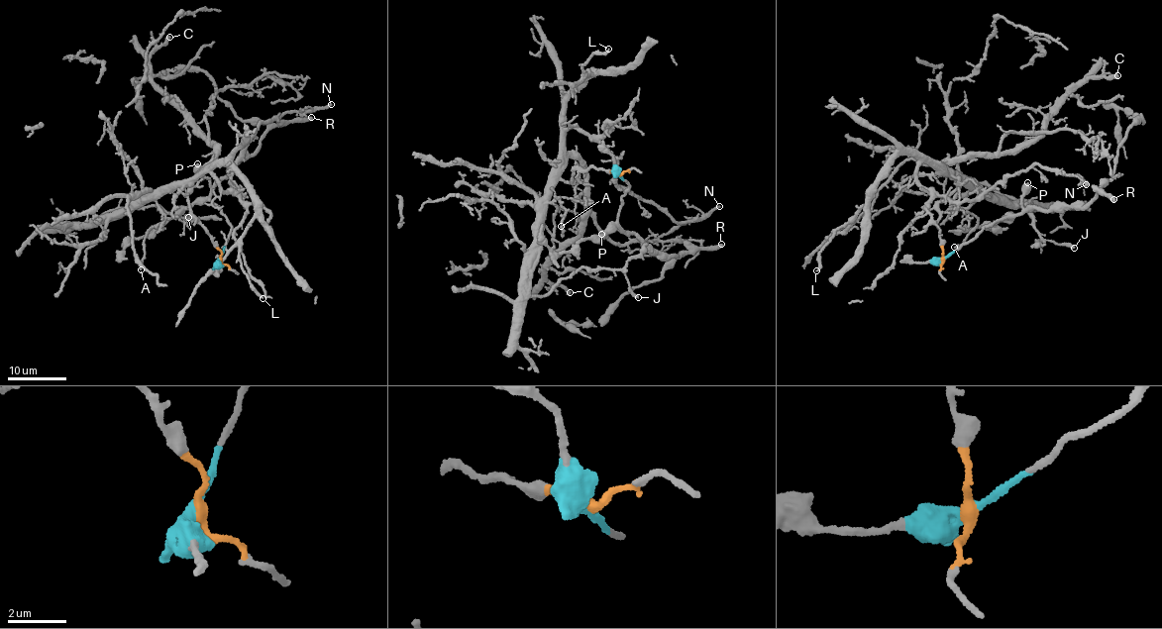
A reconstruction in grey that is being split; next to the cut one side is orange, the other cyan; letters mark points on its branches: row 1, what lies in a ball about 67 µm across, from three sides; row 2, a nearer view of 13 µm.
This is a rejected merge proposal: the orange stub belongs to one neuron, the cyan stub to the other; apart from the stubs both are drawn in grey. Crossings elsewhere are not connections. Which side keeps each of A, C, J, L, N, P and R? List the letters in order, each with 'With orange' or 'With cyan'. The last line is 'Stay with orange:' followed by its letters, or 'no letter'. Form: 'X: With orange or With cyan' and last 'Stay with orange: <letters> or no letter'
A: With orange
C: With orange
J: With orange
L: With orange
N: With orange
P: With cyan
R: With cyan
Stay with orange: A, C, J, L, N

